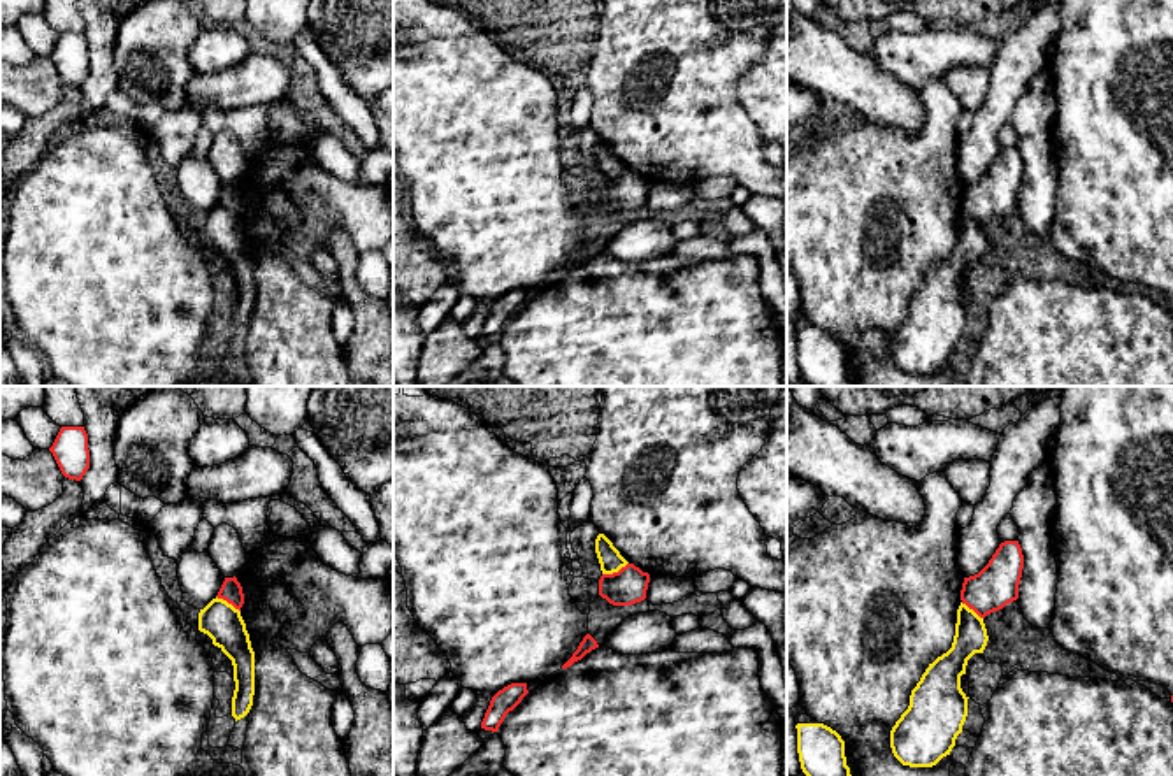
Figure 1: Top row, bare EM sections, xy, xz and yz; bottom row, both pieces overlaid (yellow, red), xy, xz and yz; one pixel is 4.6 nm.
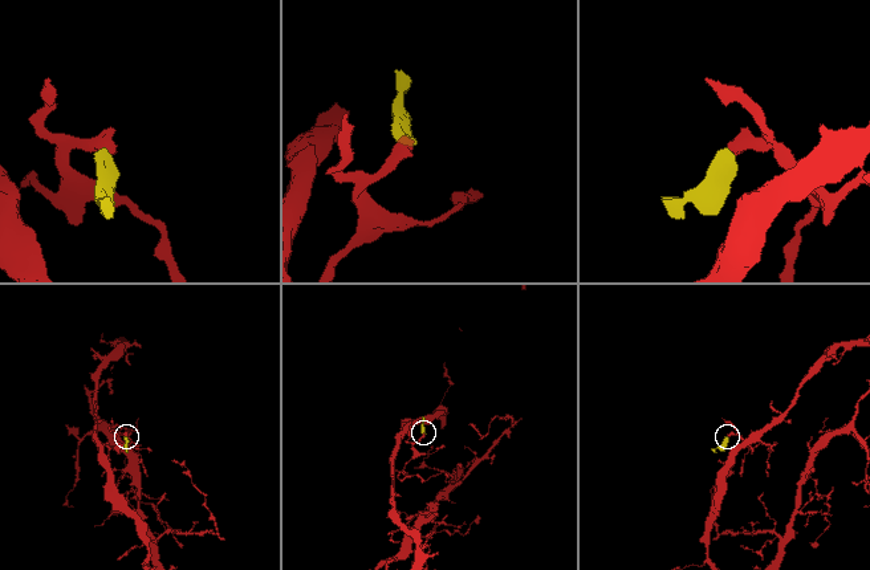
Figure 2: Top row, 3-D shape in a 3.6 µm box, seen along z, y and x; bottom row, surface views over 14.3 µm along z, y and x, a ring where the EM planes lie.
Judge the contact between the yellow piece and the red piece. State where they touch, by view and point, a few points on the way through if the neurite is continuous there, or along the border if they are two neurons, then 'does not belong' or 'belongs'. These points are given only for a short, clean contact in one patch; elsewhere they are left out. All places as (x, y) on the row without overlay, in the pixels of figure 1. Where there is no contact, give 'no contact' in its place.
xz (615, 178) | along xz (627, 169), (617, 178), (603, 181) | does not belong

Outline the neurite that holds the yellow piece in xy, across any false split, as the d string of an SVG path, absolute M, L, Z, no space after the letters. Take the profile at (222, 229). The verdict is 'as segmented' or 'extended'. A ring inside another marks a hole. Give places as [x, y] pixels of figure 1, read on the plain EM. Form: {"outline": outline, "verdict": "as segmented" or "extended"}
{"outline": "M216 204L200 216L198 237L232 267L235 288L232 323L237 328L249 320L255 302L255 258L246 230L239 216Z", "verdict": "as segmented"}

